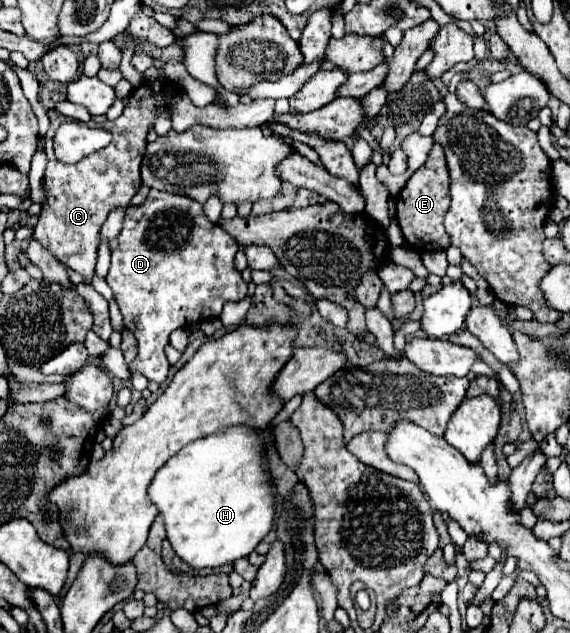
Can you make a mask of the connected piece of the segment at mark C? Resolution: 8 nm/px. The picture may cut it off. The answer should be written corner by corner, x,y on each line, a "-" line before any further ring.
143,81
137,89
129,95
129,105
125,107
123,115
115,121
109,121
109,129
113,133
111,145
105,149
81,159
75,165
65,165
57,161
53,155
53,135
59,129
61,123
69,121
65,115
61,115
55,109
49,109
49,129
45,133
45,151
49,157
49,165
45,169
43,187
47,193
47,203
43,205
43,211
39,215
39,223
35,225
35,239
39,243
49,245
49,251
53,255
59,255
59,259
73,271
91,277
95,271
97,261
97,245
99,245
99,233
101,225
105,223
107,215
117,207
127,207
131,197
141,187
142,180
140,166
147,147
147,133
155,125
155,119
159,117
159,111
165,109
171,113
173,97
179,93
179,87
171,81
165,81
161,87
161,93
155,93
149,81

